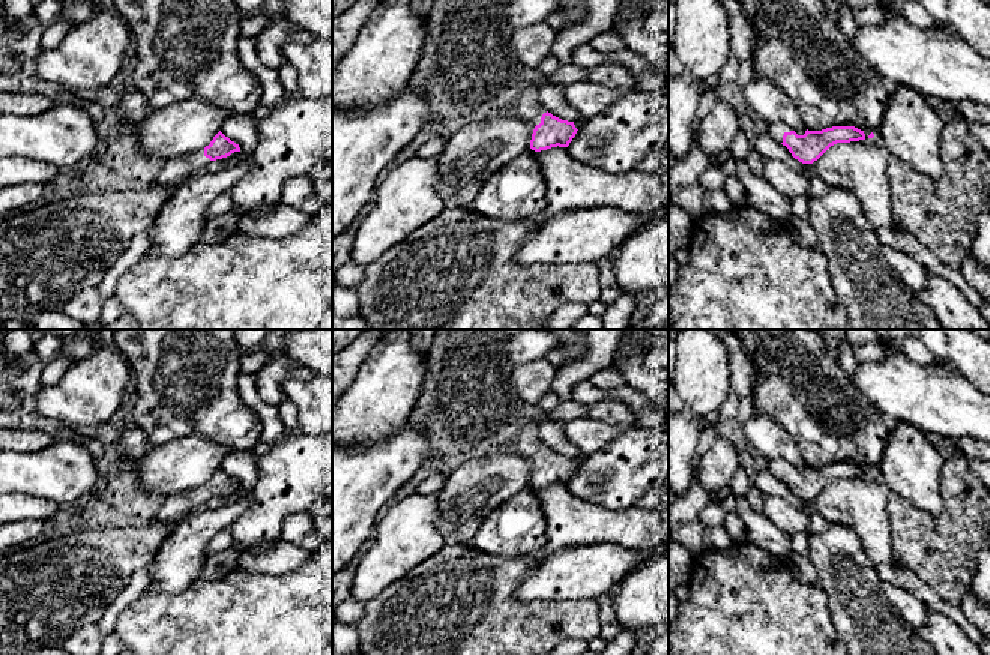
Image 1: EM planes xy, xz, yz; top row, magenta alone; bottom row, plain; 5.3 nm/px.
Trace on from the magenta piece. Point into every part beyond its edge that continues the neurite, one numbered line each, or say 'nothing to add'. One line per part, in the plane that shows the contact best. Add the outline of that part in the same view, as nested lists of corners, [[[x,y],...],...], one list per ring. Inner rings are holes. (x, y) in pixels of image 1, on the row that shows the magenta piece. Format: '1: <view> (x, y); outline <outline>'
1: xz (528, 105); outline [[[566,63],[559,66],[553,74],[544,77],[539,83],[529,84],[517,98],[508,114],[523,119],[532,126],[541,123],[541,117],[547,113],[545,105],[539,101],[539,87],[542,84],[571,84],[587,80],[587,69]]]

